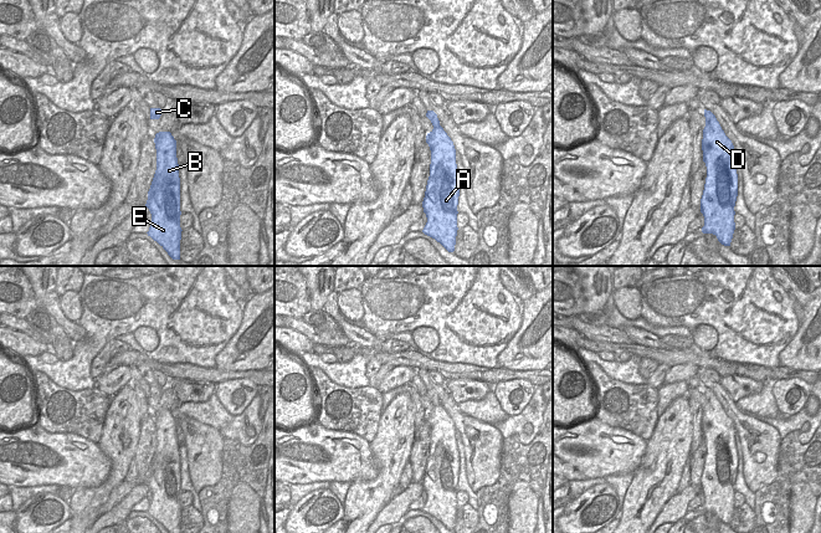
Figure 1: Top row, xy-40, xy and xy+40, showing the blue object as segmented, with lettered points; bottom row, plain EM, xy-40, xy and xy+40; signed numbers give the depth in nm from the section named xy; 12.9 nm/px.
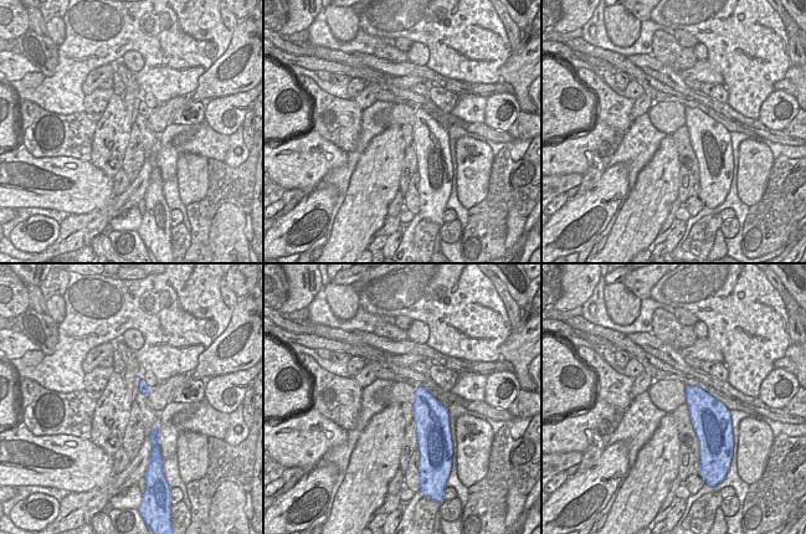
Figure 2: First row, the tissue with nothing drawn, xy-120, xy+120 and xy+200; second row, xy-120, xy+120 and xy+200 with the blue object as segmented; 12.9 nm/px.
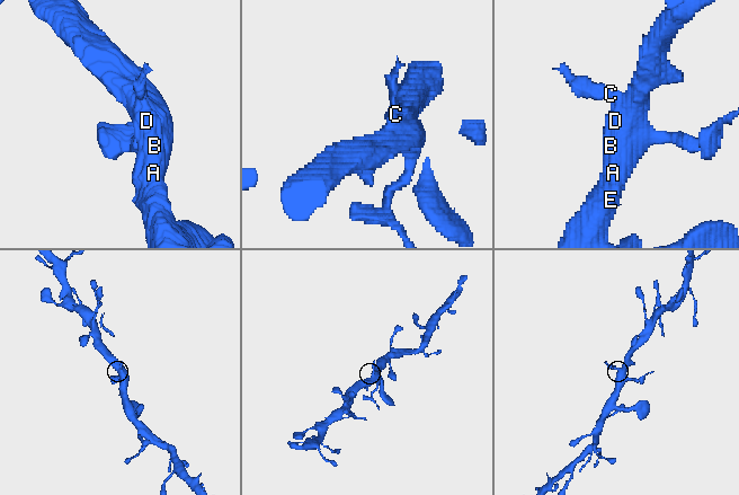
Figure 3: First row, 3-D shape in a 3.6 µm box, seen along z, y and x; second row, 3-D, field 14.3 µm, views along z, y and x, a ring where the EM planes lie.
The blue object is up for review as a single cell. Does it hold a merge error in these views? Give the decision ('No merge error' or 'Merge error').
No merge error.

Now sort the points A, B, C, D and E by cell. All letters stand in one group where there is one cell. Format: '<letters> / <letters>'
A B C D E

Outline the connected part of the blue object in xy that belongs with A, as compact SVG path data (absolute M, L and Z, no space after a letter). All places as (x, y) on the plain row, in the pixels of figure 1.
M427 389L433 408L426 421L431 429L430 455L422 480L427 501L422 511L440 521L448 531L455 529L457 514L457 483L460 455L453 420L440 404L437 393Z

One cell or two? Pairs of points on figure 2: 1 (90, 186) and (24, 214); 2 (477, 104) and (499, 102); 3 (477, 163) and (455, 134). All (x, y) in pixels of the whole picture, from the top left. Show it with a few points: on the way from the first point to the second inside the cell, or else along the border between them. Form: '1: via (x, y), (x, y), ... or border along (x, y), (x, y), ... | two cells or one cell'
1: border along (16, 208), (47, 208), (61, 211), (65, 215) | two cells
2: border along (487, 98), (483, 122) | two cells
3: border along (468, 135), (462, 135), (456, 143), (456, 167) | two cells

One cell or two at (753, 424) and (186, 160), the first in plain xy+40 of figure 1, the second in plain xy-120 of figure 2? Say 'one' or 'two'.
one

